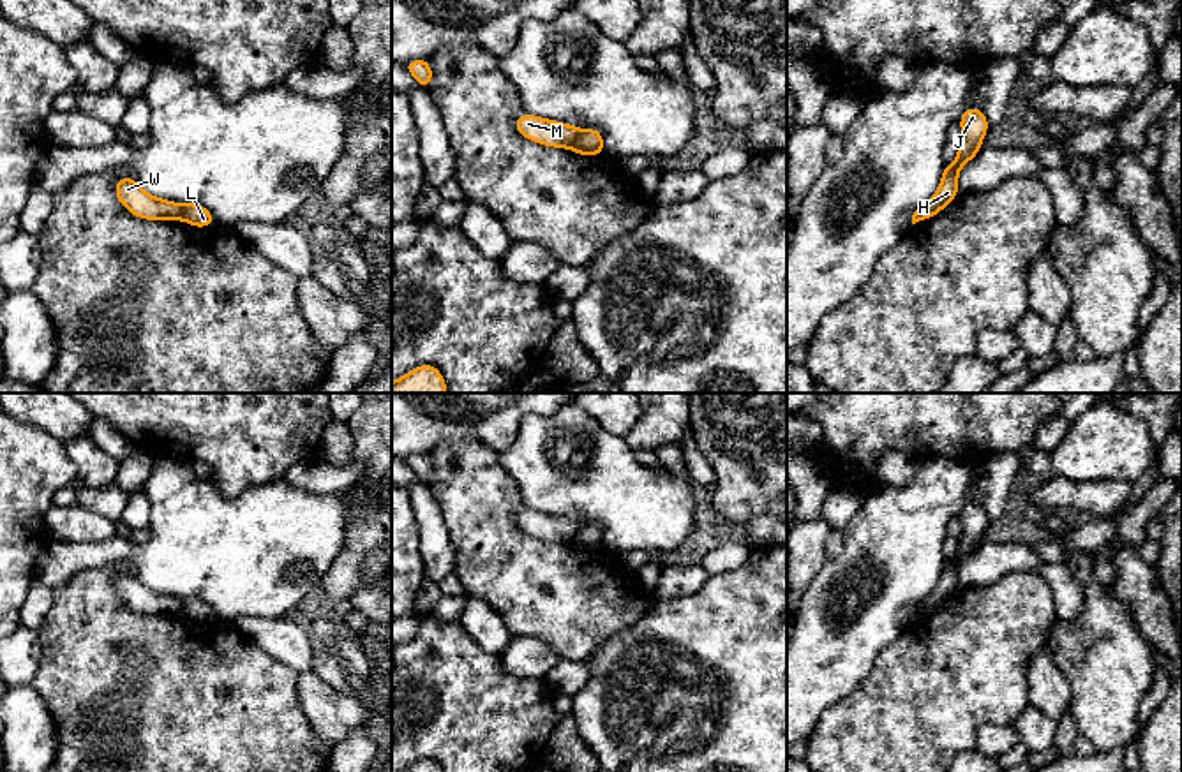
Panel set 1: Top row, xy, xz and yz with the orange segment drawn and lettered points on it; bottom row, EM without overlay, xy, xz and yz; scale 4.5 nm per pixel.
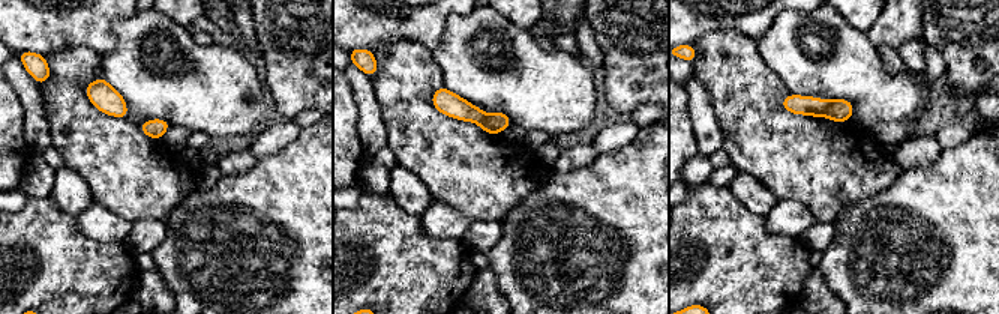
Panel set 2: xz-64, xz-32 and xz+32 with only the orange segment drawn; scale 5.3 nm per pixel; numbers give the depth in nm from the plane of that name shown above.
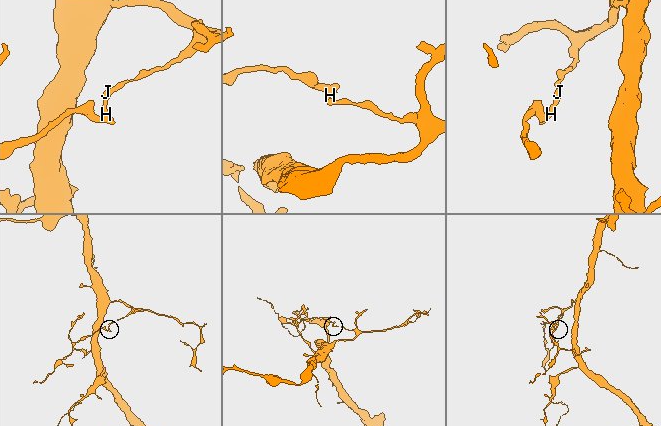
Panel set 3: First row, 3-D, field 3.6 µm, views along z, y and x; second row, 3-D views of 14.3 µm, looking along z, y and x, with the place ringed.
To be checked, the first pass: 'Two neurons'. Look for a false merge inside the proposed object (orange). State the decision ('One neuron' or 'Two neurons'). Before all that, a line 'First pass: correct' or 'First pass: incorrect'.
First pass: correct
Two neurons

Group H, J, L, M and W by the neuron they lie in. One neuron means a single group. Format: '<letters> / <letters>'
H J L / M W

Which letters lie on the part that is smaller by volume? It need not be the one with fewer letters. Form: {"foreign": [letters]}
{"foreign": ["M", "W"]}

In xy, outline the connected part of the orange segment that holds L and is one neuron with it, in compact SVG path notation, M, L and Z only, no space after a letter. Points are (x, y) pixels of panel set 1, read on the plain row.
M189 598L183 599L183 612L187 619L196 620L196 622L206 622L215 619L213 610L201 599L198 598Z

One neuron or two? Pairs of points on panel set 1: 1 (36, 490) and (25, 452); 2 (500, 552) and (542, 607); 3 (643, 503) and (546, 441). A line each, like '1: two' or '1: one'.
1: one
2: one
3: one

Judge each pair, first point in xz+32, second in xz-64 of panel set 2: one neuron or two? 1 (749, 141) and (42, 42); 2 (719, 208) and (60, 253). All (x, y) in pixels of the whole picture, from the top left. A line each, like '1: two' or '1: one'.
1: two
2: one

